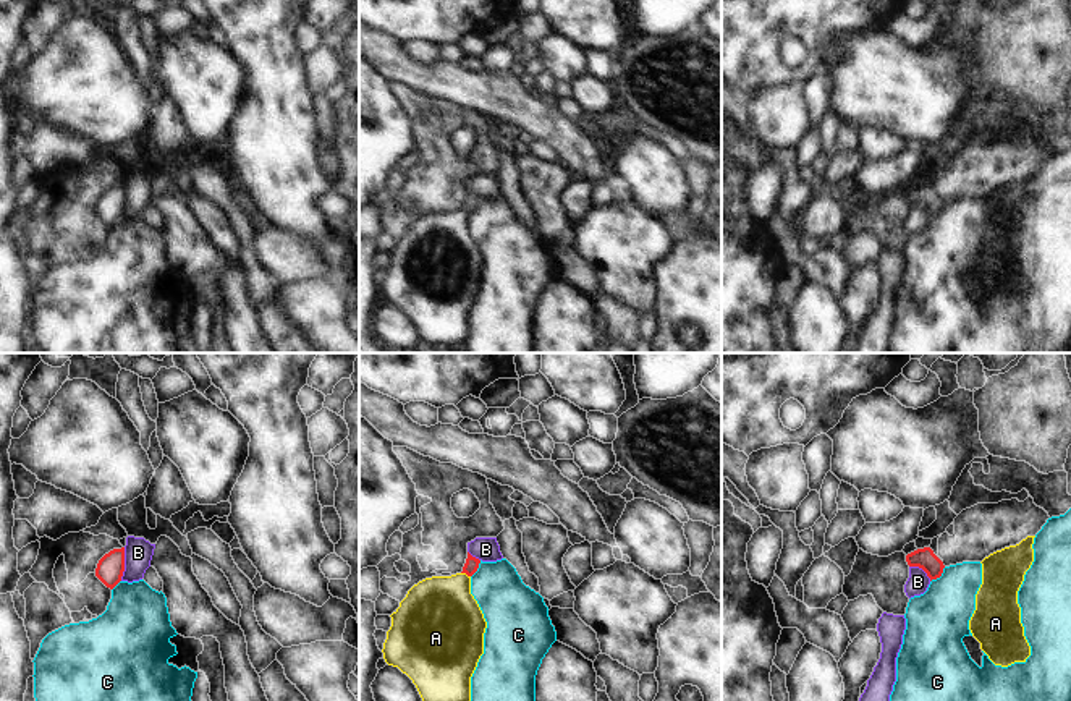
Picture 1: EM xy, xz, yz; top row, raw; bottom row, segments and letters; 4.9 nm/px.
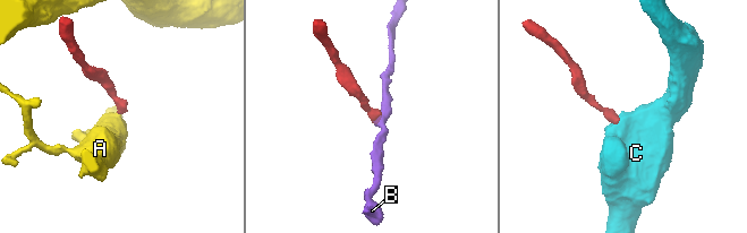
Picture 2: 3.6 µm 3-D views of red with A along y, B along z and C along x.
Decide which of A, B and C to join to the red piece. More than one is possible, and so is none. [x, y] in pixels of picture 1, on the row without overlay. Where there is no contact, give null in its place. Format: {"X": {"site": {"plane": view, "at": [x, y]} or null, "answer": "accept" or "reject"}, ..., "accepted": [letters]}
{"A": {"site": {"plane": "xz", "at": [466, 211]}, "answer": "accept"}, "B": {"site": {"plane": "xy", "at": [123, 201]}, "answer": "reject"}, "C": {"site": {"plane": "yz", "at": [939, 214]}, "answer": "reject"}, "accepted": ["A"]}

